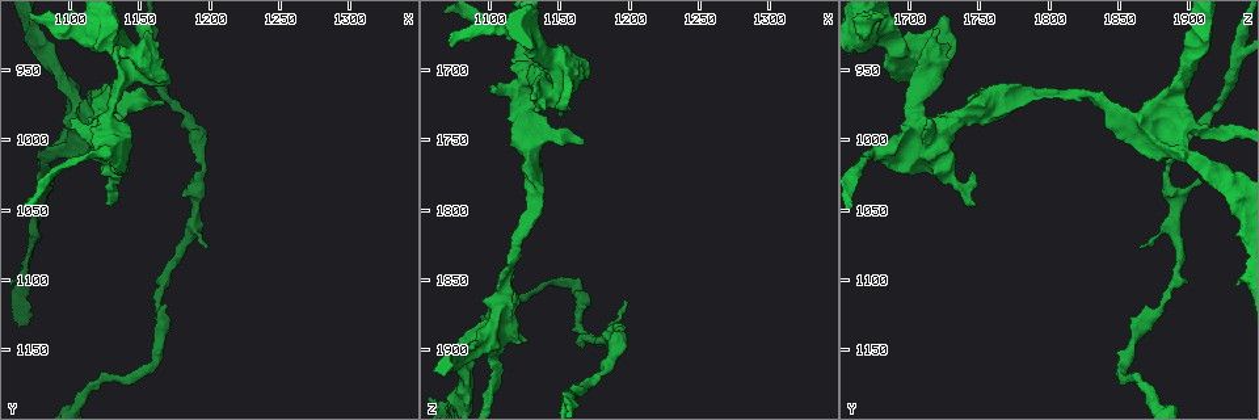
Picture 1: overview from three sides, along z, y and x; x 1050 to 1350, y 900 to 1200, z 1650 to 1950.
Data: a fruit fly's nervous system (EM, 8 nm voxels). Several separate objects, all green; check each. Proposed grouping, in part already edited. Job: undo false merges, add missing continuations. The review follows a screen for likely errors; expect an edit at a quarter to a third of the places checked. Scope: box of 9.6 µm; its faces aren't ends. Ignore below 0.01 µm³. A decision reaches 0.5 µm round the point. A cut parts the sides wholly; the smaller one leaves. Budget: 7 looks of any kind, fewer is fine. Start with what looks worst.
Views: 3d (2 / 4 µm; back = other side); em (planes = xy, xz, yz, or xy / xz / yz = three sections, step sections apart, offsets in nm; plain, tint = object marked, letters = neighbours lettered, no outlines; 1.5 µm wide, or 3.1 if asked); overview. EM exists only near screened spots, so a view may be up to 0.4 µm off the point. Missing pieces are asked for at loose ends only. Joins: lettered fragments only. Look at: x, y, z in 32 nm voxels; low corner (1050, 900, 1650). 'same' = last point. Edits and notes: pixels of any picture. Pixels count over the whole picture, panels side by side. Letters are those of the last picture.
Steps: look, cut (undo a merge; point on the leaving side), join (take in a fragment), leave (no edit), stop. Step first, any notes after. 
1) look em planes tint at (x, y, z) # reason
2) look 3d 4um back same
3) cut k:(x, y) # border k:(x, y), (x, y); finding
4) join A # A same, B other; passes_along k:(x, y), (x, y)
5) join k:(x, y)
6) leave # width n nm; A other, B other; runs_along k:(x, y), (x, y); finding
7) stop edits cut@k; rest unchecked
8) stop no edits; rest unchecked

look em yz step 8 letters at (1198, 1078, 1866)

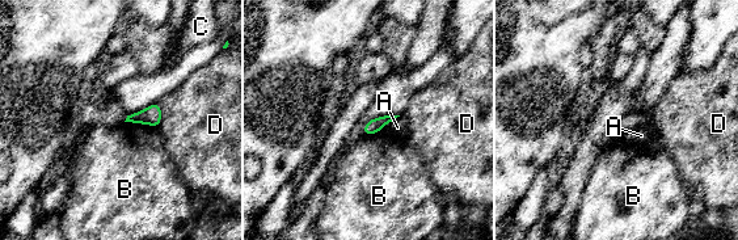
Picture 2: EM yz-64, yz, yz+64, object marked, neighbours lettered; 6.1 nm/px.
look em planes letters same # another direction

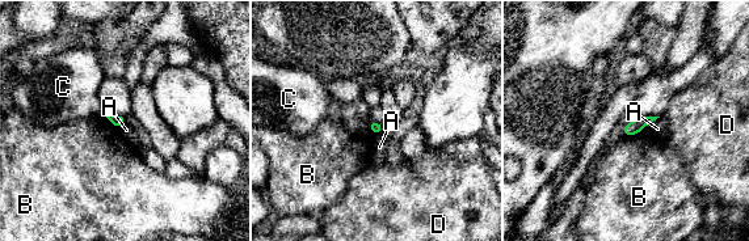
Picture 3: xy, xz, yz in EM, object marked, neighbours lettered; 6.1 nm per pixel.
leave # A other, B other, C other, D other; border 3:(102, 114), (118, 127); no lettered fragment goes on from it

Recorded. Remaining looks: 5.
look em yz step 8 tint at (1132, 1170, 1858) # thick turns thin

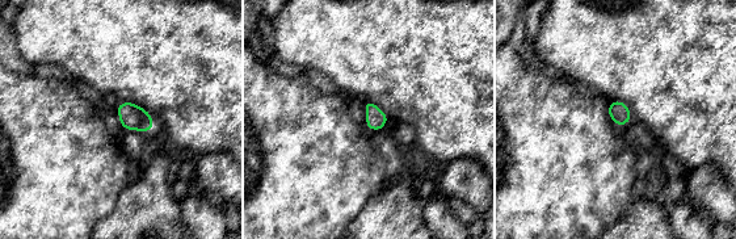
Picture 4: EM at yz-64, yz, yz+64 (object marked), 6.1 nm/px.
look em planes letters same

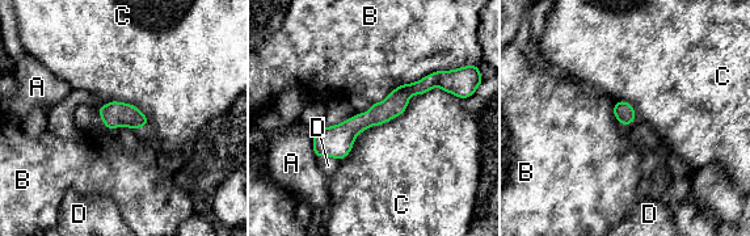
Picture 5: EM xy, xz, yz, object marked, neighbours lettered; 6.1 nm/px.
leave # A other, B other, C other, D other; runs_along 5:(447, 88), (408, 89), (317, 152); continuous, no second neuron

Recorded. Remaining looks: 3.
look em 3.1um planes letters at (1150, 934, 1734) # thick end

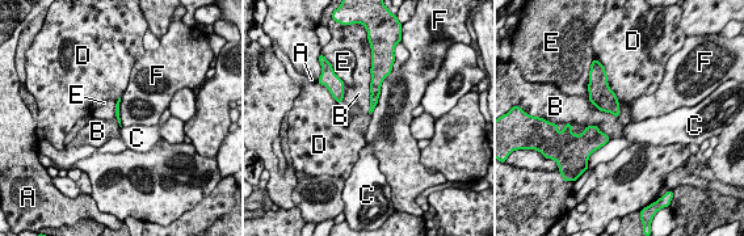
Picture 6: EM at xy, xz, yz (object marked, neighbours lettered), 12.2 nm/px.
leave # A other, B other, C other, D other, E other, F other; runs_along 6:(118, 100), (118, 119); no lettered fragment goes on from it

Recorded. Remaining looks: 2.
stop no edits; rest unchecked

